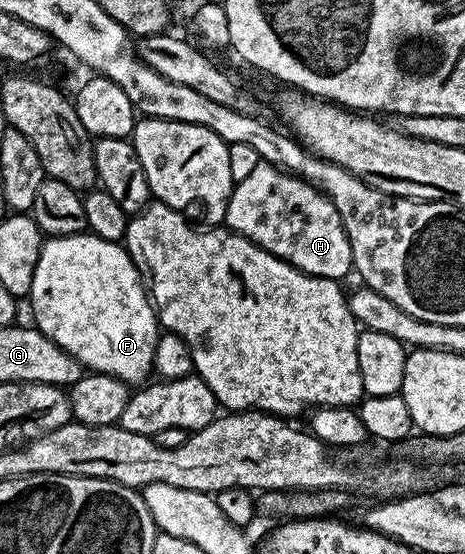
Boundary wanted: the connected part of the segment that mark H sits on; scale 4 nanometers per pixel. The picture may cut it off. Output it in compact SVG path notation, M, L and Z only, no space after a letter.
M261 163L247 179L233 184L223 224L311 277L341 279L353 272L348 236L332 200L277 165Z

